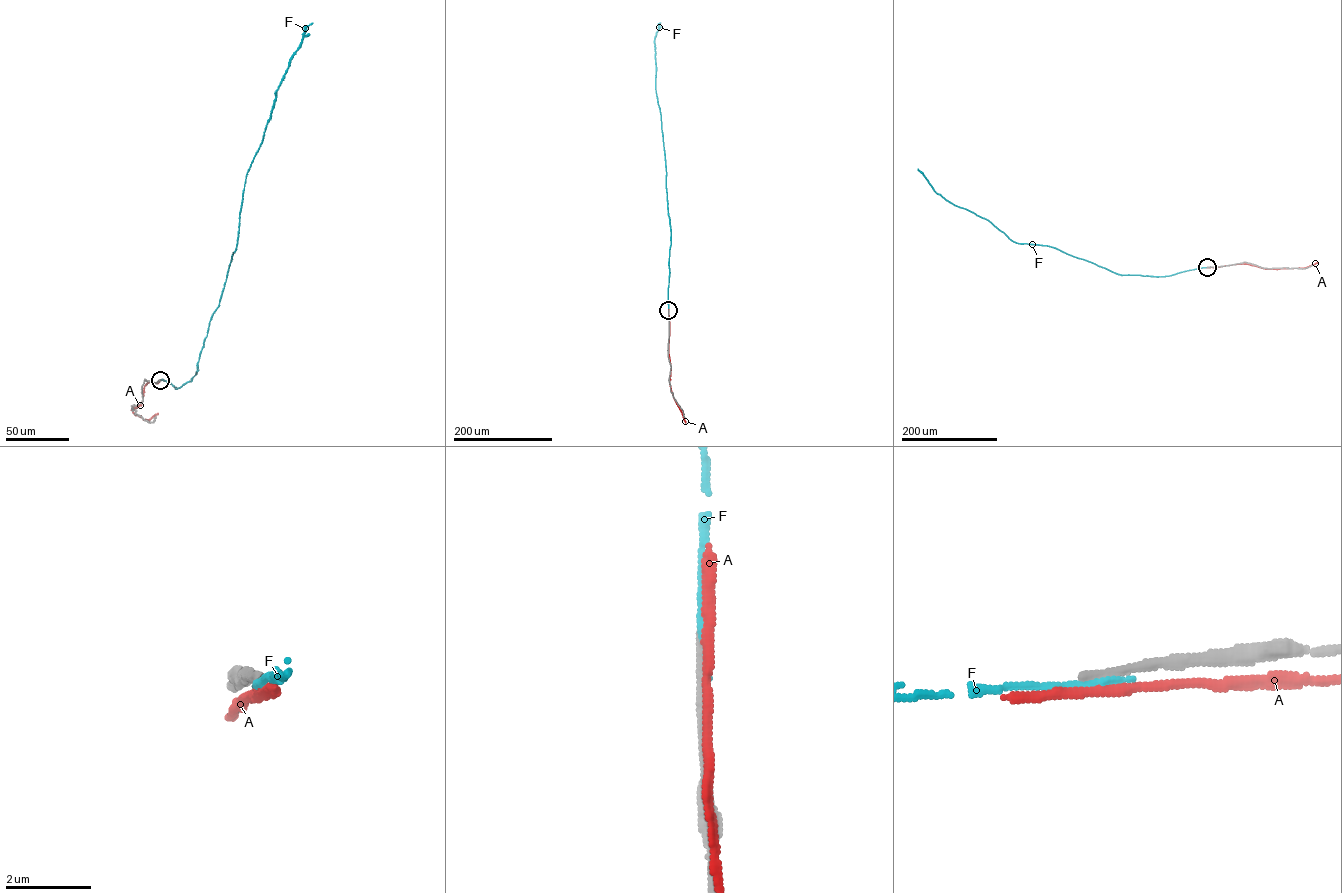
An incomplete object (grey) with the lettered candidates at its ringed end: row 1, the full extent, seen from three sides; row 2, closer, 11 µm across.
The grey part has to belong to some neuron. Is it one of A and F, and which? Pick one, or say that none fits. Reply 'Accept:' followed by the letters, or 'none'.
Accept: none

